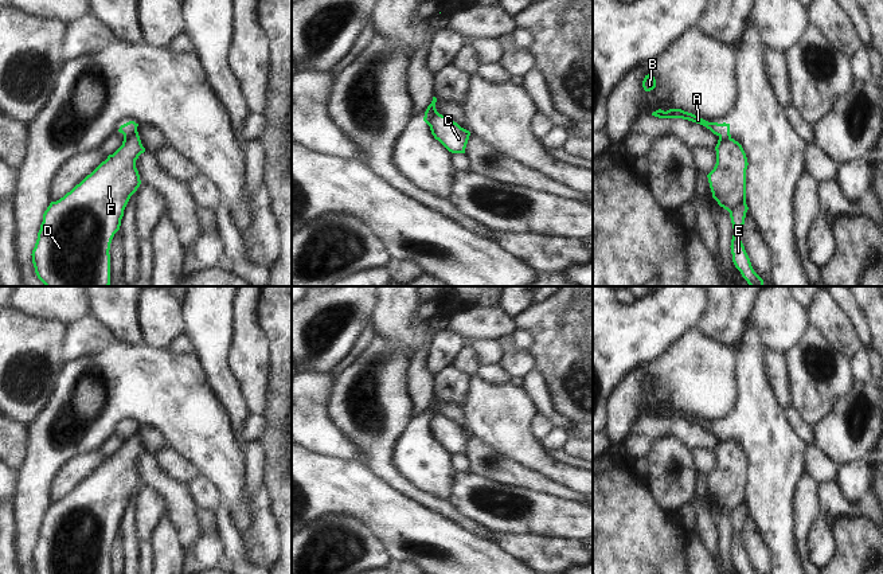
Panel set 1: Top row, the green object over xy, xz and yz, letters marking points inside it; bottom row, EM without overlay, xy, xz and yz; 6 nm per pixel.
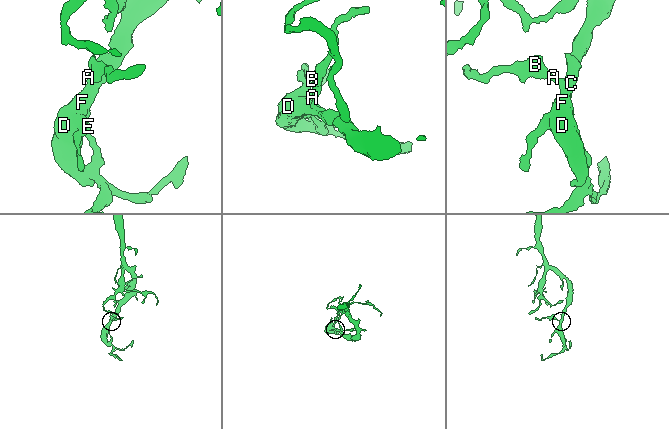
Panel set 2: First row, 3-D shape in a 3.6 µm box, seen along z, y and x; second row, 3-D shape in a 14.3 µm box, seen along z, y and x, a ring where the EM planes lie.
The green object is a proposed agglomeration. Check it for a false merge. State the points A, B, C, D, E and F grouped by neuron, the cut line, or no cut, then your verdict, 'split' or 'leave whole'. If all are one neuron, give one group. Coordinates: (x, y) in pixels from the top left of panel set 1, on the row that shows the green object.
A B / C D E F; cut in xy along (136, 129), (124, 136); split

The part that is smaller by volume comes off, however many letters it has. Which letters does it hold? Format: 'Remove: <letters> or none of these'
Remove: A, B

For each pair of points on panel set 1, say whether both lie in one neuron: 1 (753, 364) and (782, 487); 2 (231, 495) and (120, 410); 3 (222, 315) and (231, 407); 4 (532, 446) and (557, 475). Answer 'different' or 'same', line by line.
1: same
2: same
3: same
4: same

